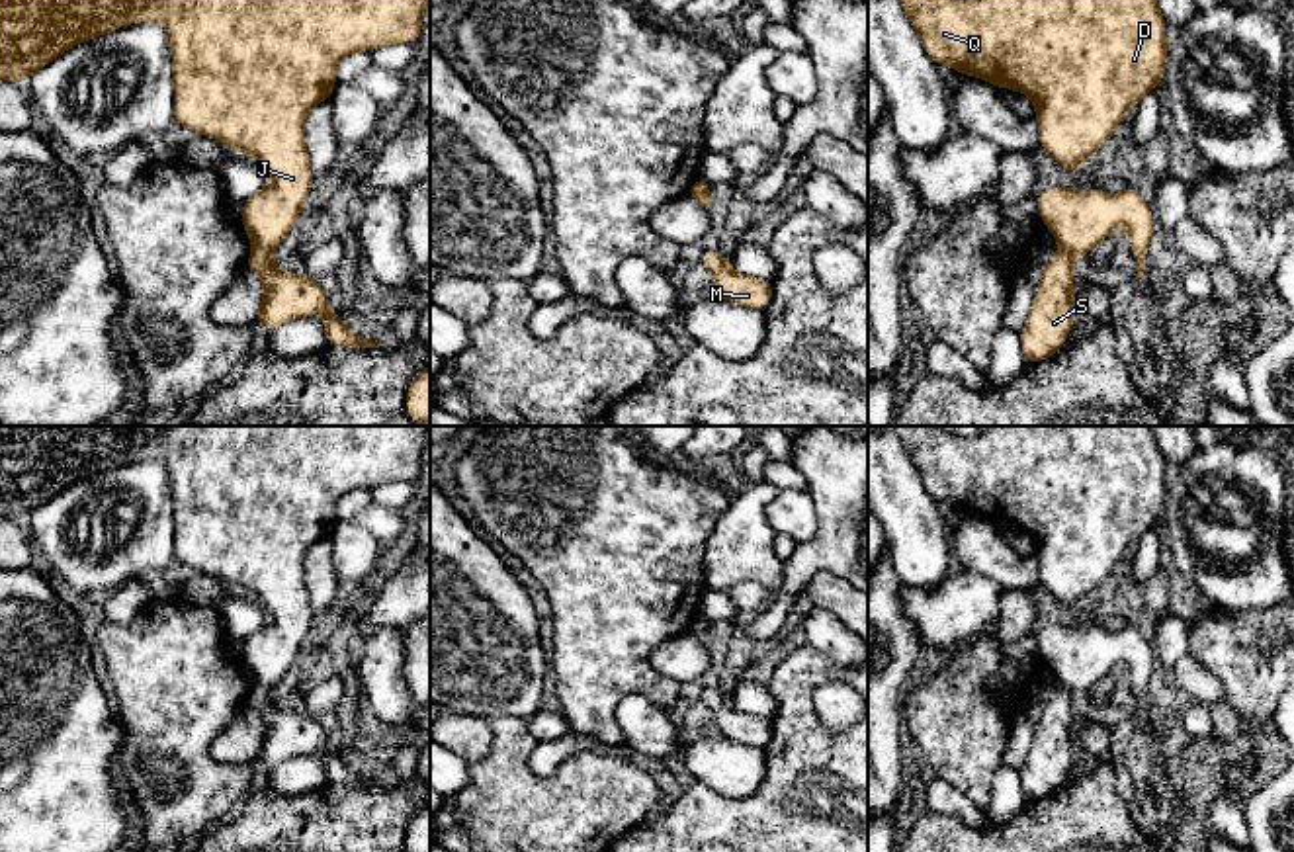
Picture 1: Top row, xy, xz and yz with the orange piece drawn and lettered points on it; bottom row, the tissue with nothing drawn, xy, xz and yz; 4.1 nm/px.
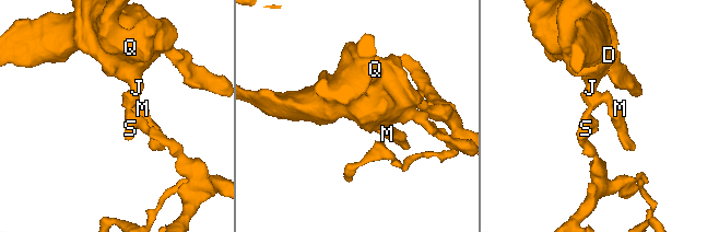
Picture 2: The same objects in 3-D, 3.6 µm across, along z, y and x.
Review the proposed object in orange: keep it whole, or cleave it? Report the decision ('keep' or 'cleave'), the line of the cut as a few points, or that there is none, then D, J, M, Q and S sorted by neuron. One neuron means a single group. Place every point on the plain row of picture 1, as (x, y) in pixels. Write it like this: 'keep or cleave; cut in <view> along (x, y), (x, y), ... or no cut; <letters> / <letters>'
cleave; cut in xy along (255, 684), (268, 690); D J M Q / S

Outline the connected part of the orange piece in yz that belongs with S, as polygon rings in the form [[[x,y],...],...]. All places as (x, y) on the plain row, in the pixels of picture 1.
[[[1059,686],[1054,698],[1044,703],[1026,762],[1020,770],[1026,801],[1038,801],[1057,791],[1069,766],[1075,762],[1073,696],[1069,688]]]

